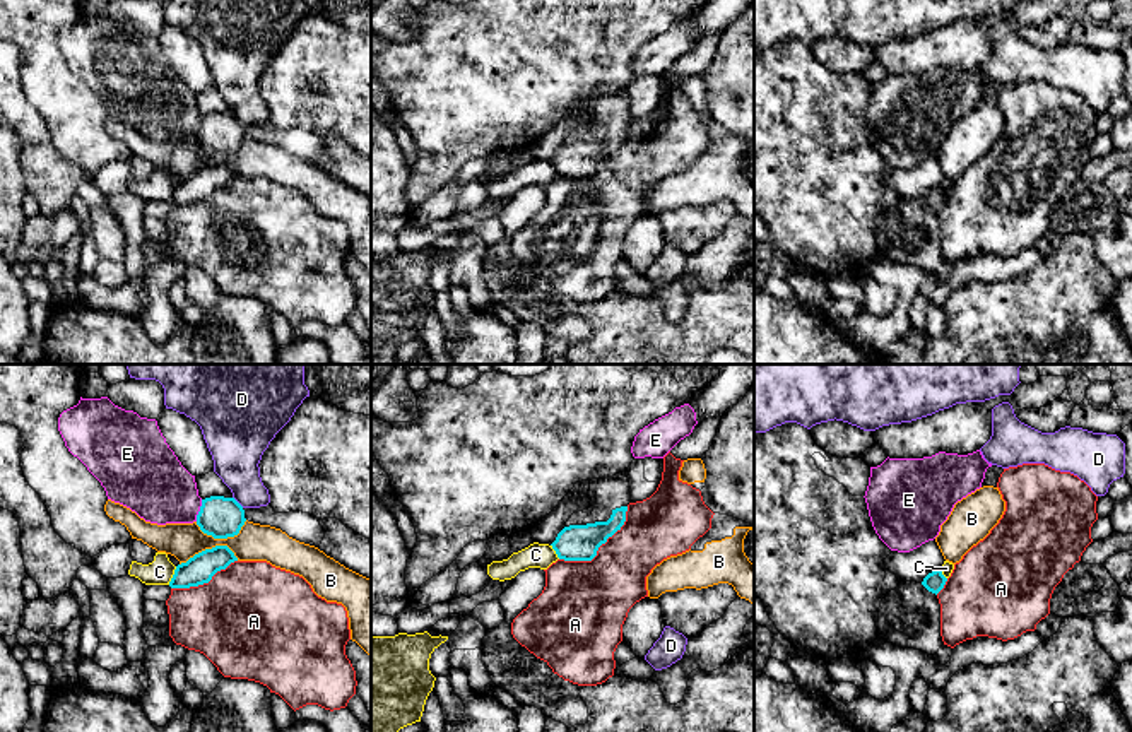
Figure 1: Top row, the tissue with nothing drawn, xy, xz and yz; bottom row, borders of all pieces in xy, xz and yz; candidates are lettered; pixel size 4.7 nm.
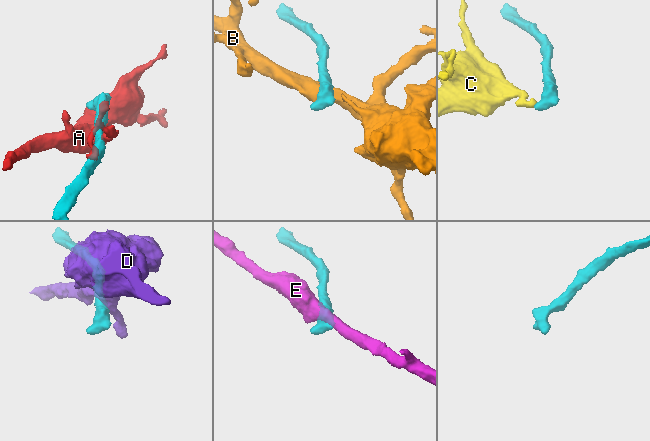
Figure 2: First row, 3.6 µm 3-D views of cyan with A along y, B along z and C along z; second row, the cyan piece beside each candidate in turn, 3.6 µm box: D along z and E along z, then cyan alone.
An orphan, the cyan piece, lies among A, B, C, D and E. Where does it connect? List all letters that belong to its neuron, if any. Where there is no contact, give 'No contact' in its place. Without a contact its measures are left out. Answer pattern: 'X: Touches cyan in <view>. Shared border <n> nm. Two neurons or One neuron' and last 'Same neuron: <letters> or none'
A: Touches cyan in xz. Shared border 420 nm. Two neurons
B: Touches cyan in xy. Shared border 280 nm. Two neurons
C: Touches cyan in xy. Shared border 100 nm. Two neurons
D: Touches cyan in xy. Shared border 80 nm. Two neurons
E: Touches cyan in xy. Shared border 110 nm. Two neurons
Same neuron: none

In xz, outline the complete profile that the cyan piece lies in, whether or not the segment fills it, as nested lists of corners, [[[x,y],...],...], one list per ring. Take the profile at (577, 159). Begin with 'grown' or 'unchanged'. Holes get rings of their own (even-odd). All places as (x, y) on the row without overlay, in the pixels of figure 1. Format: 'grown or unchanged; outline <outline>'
grown; outline [[[626,87],[607,96],[576,99],[569,111],[585,115],[590,120],[590,125],[573,130],[551,162],[559,176],[592,178],[597,173],[598,164],[621,147],[626,139],[628,121],[631,120]]]

